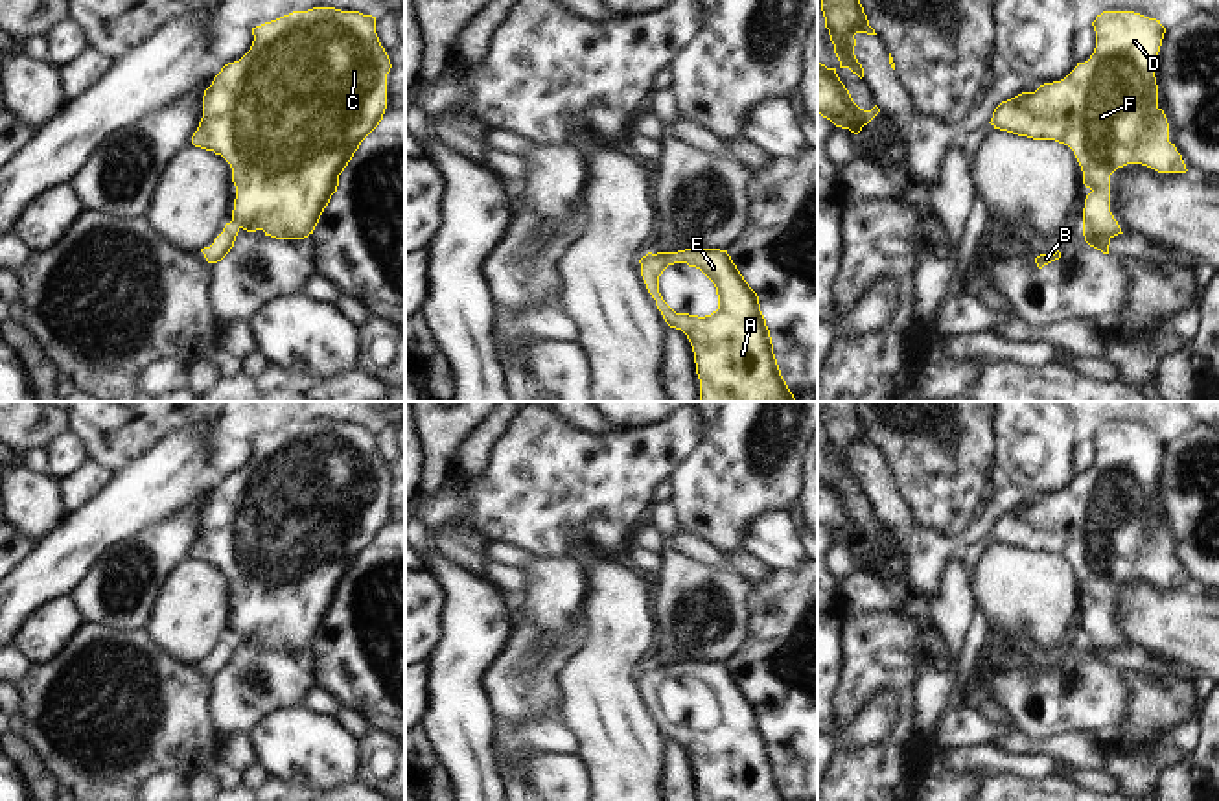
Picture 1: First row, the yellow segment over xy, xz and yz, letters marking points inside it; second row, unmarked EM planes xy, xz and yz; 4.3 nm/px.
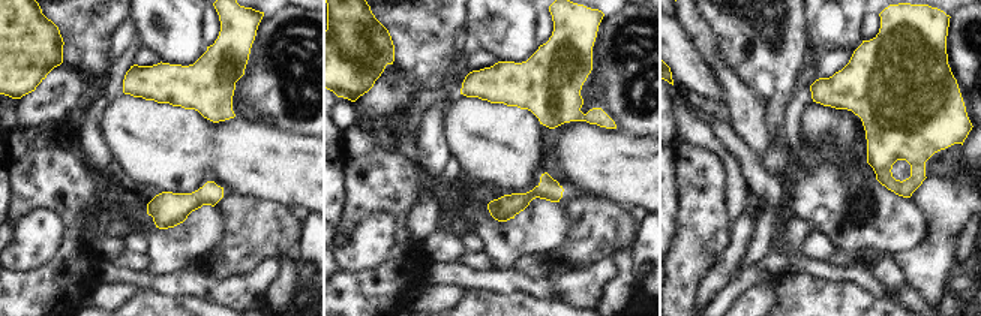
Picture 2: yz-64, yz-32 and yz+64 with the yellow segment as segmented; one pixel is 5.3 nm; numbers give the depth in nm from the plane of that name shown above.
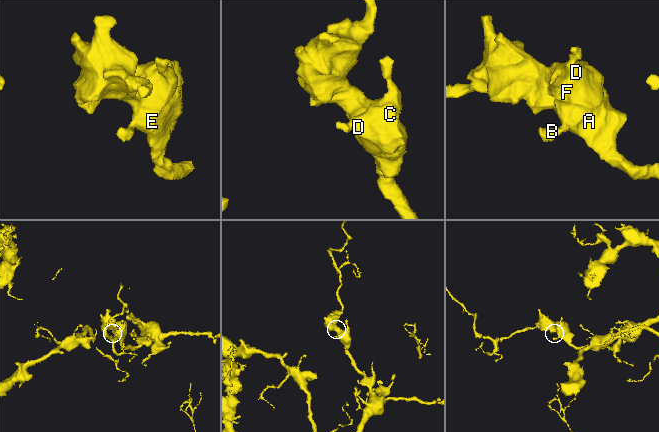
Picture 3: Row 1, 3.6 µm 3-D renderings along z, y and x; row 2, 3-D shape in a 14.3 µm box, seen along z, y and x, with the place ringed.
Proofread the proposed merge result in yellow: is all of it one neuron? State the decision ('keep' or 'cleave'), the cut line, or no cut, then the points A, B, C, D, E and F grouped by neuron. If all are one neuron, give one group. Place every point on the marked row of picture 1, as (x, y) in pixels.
cleave; cut yz (1083, 221), (1109, 238); groups A C D E F / B

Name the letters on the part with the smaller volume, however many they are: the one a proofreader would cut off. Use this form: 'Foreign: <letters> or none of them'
Foreign: B

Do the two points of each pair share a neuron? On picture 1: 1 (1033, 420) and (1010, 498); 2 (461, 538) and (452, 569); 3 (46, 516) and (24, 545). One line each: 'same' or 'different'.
1: different
2: different
3: different

